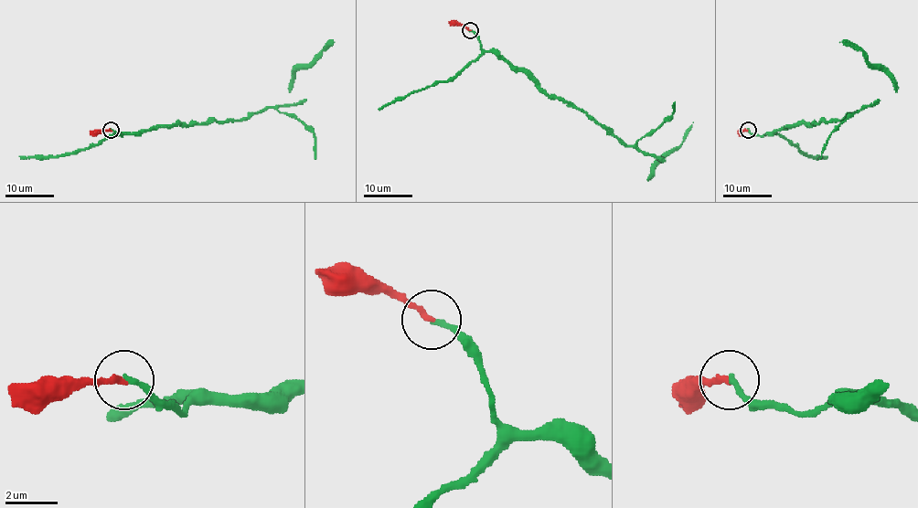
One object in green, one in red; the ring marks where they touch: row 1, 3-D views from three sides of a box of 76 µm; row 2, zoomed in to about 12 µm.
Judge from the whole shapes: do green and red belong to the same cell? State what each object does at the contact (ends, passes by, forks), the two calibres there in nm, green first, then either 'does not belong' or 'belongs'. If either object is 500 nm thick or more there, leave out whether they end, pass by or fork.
green ends there; red ends there; 200 nm thick on the green side, 220 nm on the other; belongs

